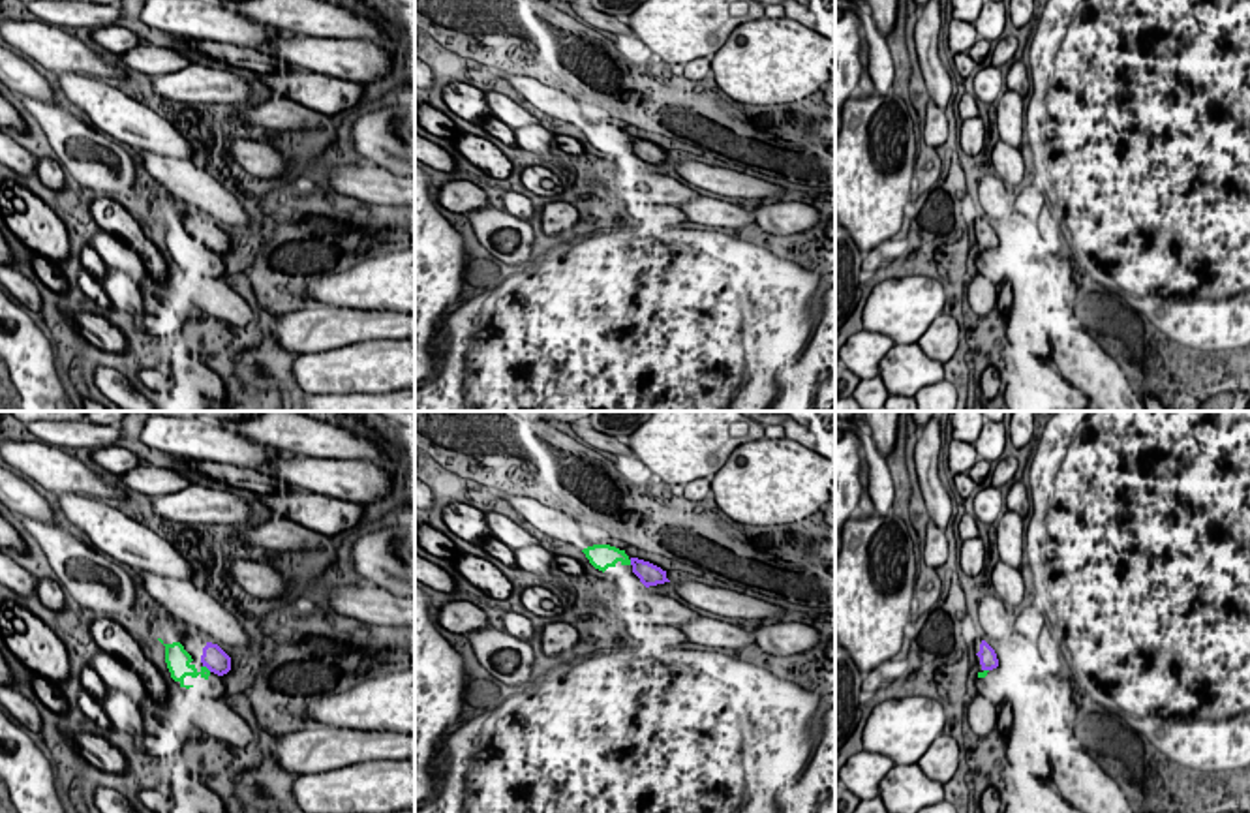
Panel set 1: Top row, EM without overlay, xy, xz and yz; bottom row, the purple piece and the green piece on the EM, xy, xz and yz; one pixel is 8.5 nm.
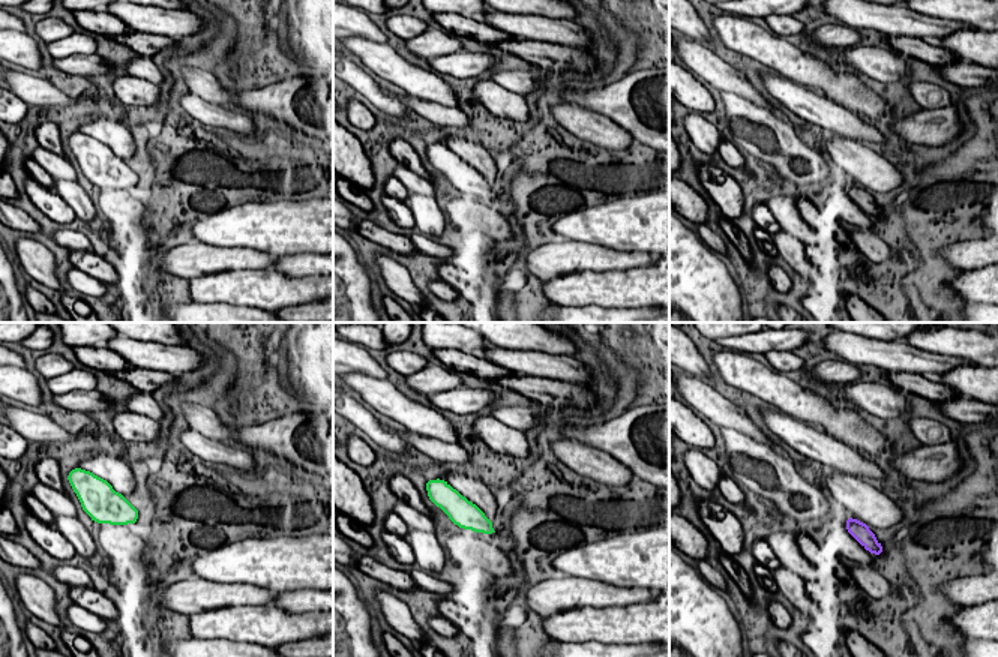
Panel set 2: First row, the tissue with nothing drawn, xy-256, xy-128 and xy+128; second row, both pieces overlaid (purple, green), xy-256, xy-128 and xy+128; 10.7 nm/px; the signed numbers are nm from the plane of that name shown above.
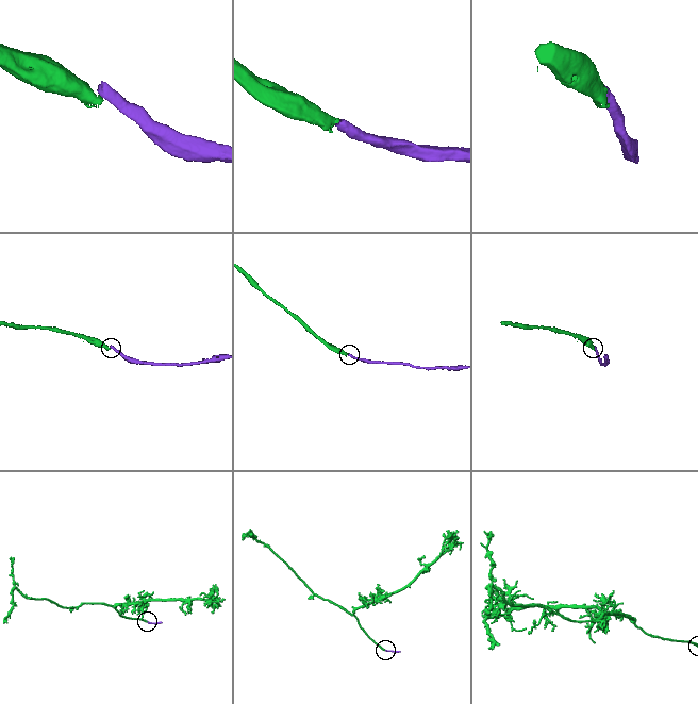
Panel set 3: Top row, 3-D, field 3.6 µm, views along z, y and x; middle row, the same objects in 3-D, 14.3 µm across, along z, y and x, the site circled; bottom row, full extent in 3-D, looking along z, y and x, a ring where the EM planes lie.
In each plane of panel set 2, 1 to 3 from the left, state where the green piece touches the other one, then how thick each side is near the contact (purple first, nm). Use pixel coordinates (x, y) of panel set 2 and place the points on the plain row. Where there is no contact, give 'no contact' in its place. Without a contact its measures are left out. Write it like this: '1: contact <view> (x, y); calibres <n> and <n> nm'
1: no contact
2: no contact
3: no contact

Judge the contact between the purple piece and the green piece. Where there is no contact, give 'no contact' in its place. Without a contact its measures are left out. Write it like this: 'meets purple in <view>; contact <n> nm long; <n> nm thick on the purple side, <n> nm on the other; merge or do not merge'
meets purple in xy; contact 100 nm long; 200 nm thick on the purple side, 200 nm on the other; do not merge

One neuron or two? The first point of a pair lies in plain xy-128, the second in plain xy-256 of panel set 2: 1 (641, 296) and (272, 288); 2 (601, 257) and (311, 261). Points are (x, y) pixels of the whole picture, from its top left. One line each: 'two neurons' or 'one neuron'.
1: one neuron
2: two neurons

